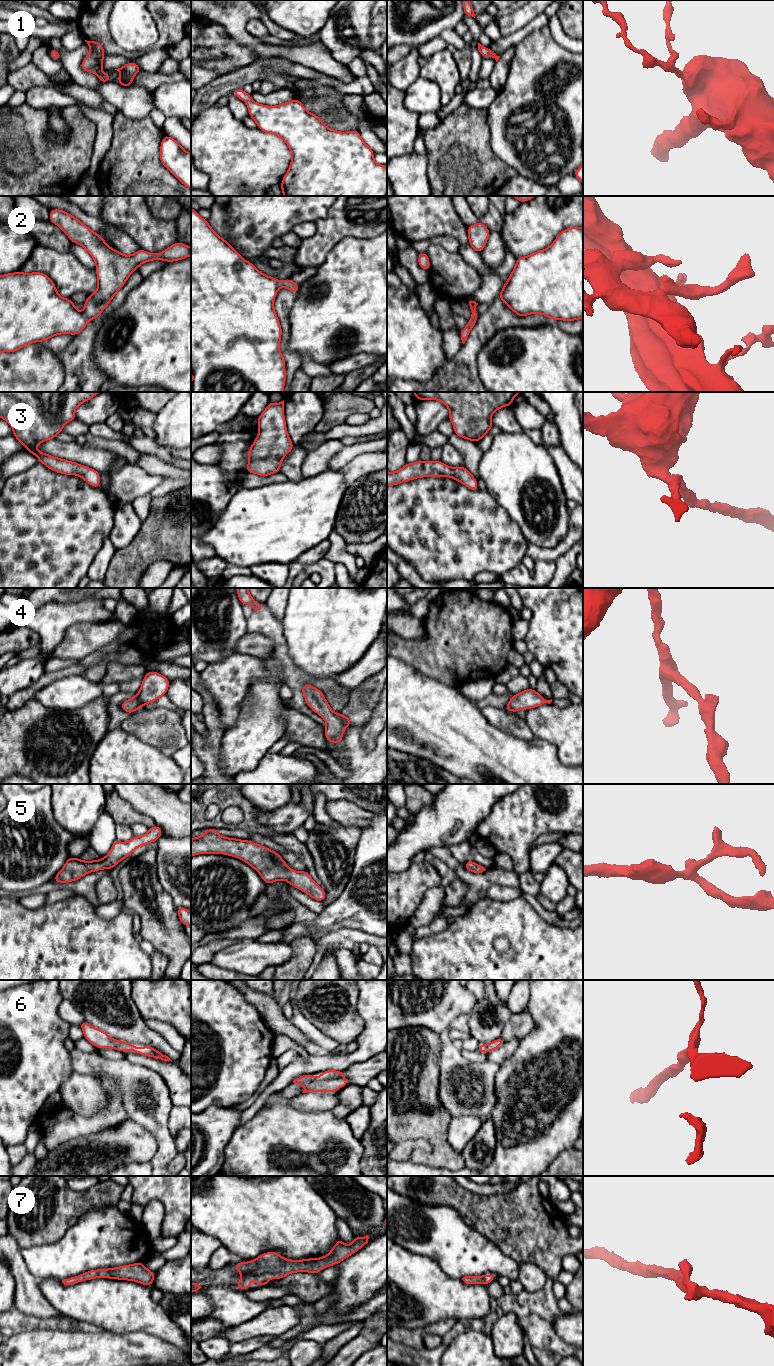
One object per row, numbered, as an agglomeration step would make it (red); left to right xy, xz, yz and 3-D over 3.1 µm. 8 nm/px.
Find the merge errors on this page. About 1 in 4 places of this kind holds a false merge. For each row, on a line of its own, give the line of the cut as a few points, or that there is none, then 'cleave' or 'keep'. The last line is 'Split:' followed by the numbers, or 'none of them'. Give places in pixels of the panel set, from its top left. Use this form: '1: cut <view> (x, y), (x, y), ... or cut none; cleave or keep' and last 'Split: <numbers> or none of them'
1: cut none; keep
2: cut none; keep
3: cut none; keep
4: cut none; keep
5: cut none; keep
6: cut none; keep
7: cut none; keep
Split: none of them

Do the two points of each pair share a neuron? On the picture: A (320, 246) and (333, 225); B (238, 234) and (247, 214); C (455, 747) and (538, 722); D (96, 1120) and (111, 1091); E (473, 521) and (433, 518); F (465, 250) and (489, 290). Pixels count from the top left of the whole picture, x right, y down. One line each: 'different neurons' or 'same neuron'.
A: same neuron
B: same neuron
C: different neurons
D: same neuron
E: same neuron
F: same neuron

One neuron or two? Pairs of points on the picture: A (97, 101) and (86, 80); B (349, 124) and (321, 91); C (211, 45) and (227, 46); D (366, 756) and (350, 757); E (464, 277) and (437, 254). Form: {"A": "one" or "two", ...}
{"A": "two", "B": "one", "C": "one", "D": "one", "E": "one"}

